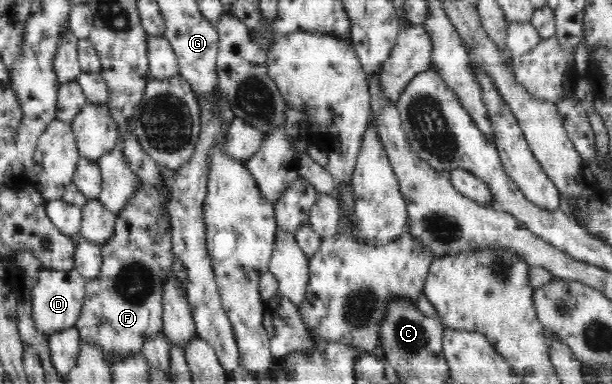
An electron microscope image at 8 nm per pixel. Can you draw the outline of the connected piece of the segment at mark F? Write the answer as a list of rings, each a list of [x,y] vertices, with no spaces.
[[[141,184],[133,192],[133,198],[125,204],[125,211],[115,217],[115,234],[111,240],[101,245],[101,272],[86,280],[85,300],[76,329],[82,342],[96,344],[104,355],[109,367],[117,358],[142,354],[143,346],[149,338],[163,330],[163,286],[172,264],[172,226],[170,216],[163,202],[163,194],[155,187]]]

